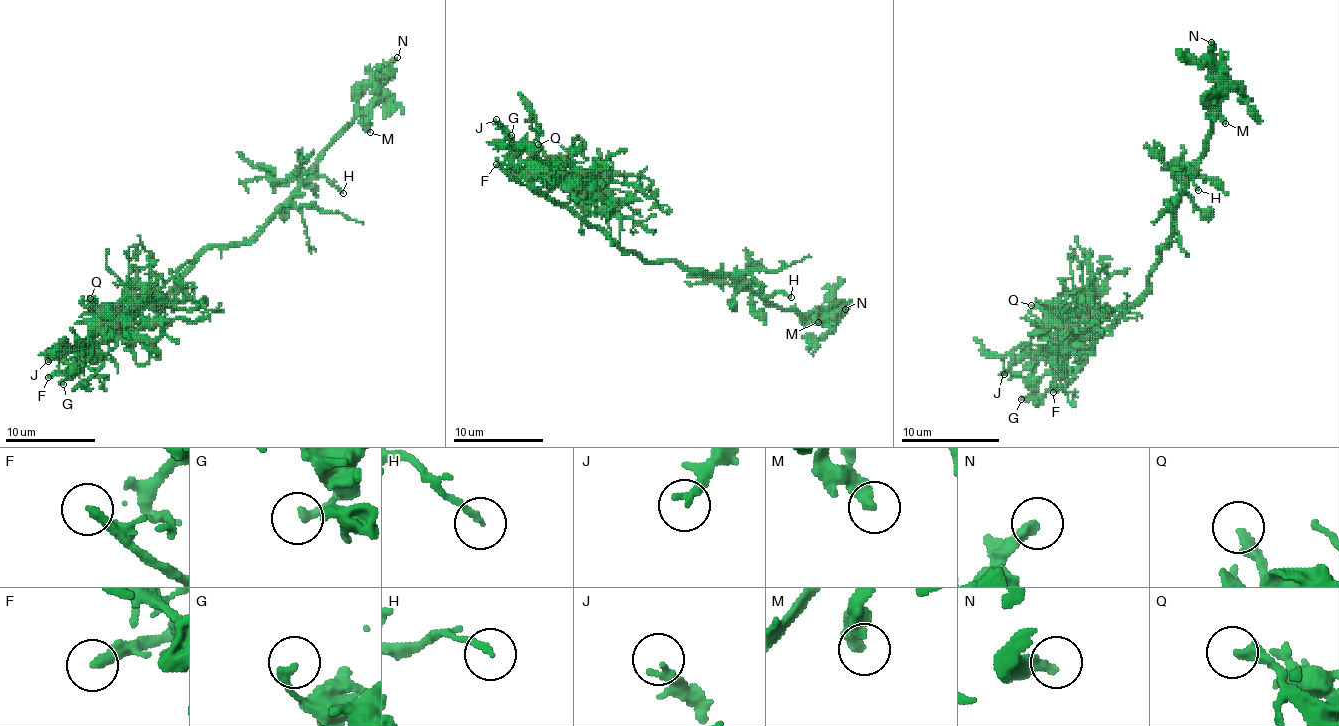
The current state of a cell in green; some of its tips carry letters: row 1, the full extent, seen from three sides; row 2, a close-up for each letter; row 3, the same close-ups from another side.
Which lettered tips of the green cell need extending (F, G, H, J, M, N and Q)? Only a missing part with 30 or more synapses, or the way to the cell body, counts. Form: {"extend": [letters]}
{"extend": ["F"]}

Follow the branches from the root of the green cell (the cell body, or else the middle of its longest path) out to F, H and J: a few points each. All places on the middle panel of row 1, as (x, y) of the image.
F: (667, 261), (646, 261), (633, 252), (626, 252), (581, 216), (534, 194), (496, 164)
H: (667, 261), (680, 261), (703, 275), (736, 275), (764, 295), (786, 293), (791, 297)
J: (667, 261), (646, 261), (626, 252), (581, 216), (552, 203), (534, 185), (534, 171), (496, 119)

